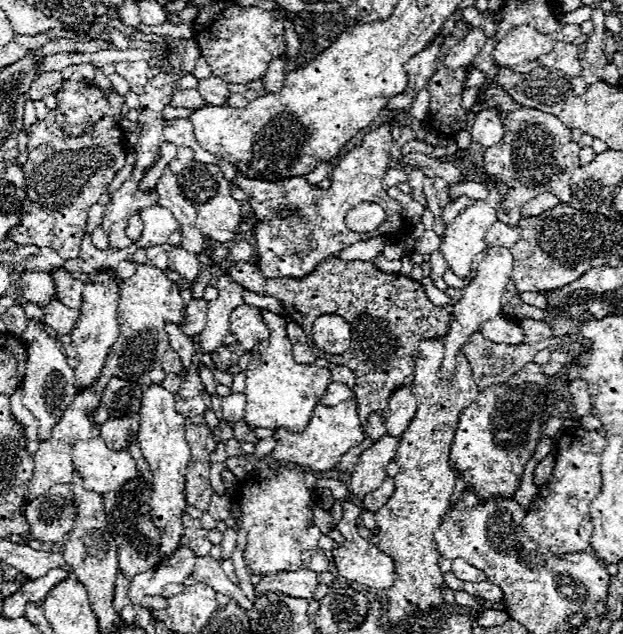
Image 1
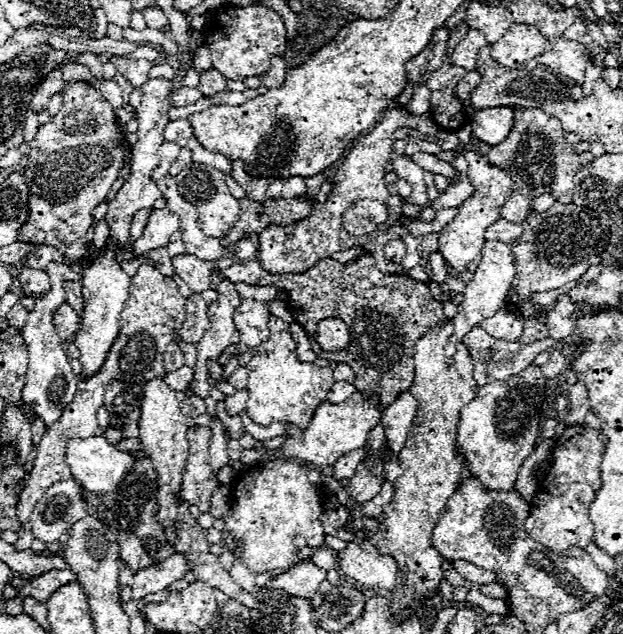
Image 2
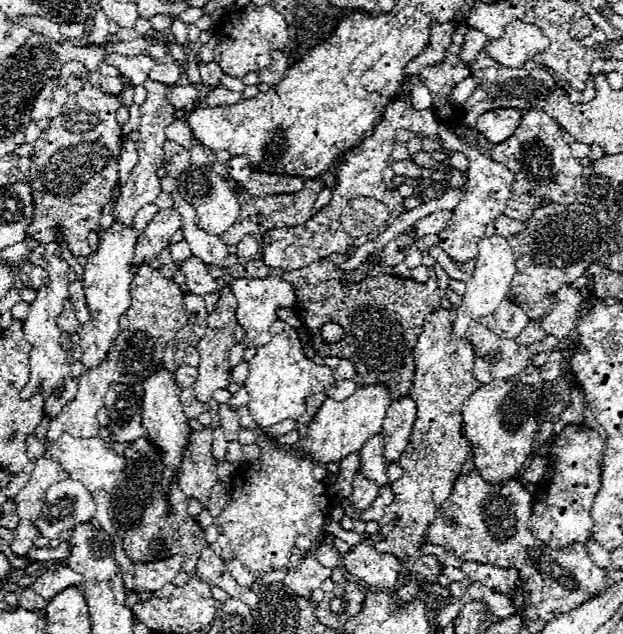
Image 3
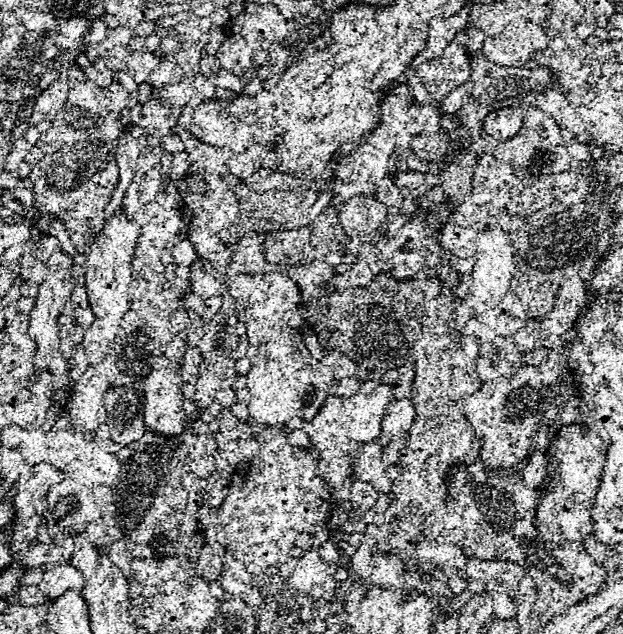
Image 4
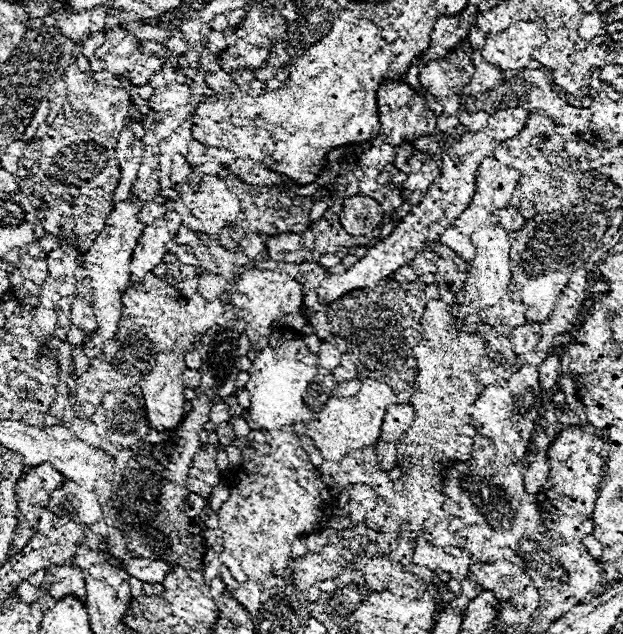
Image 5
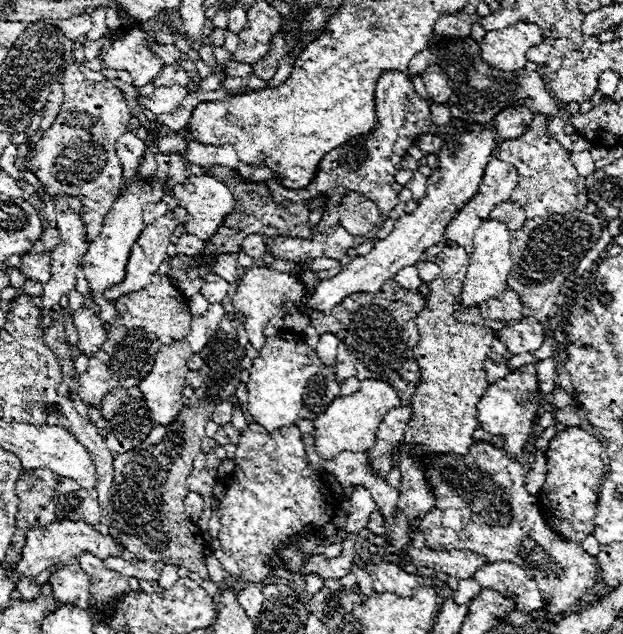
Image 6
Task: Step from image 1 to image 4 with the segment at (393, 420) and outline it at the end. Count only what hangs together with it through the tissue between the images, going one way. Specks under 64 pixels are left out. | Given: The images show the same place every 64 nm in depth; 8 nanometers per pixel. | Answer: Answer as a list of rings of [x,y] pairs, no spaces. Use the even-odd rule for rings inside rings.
[[[394,400],[388,406],[388,412],[382,422],[380,446],[382,446],[382,464],[394,466],[400,458],[402,450],[402,434],[406,434],[414,420],[414,404],[412,400]]]

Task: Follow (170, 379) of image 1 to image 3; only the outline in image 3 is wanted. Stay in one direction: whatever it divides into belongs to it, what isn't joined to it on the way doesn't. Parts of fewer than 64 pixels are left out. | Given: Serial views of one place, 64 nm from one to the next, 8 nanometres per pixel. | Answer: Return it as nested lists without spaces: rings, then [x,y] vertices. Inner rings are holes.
[[[190,366],[178,368],[178,370],[176,370],[176,376],[174,376],[174,380],[176,380],[176,384],[178,384],[180,388],[190,388],[192,382],[194,382],[194,378],[196,378],[196,370],[190,368]]]

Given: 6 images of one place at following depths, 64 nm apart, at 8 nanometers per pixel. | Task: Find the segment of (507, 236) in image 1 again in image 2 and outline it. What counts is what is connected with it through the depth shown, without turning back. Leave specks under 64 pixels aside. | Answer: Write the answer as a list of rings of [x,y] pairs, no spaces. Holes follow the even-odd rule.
[[[498,220],[496,224],[488,227],[485,233],[486,240],[504,240],[506,244],[512,244],[516,238],[520,238],[522,234],[522,226],[520,224],[512,224],[508,220]]]

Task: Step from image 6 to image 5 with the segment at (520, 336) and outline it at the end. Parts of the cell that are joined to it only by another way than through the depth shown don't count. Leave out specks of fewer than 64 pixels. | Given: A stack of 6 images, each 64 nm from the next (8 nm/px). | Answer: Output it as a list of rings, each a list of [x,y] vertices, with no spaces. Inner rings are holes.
[[[528,320],[528,322],[522,324],[520,328],[514,328],[510,340],[512,340],[512,344],[514,344],[514,352],[516,352],[516,354],[534,350],[536,344],[540,342],[540,324],[534,322],[534,320]]]

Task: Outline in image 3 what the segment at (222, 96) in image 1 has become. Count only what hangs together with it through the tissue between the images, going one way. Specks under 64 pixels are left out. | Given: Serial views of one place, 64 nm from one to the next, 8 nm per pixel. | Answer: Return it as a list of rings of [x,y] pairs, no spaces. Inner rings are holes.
[[[200,64],[200,78],[202,78],[204,86],[218,88],[222,78],[224,78],[224,74],[216,64]]]

